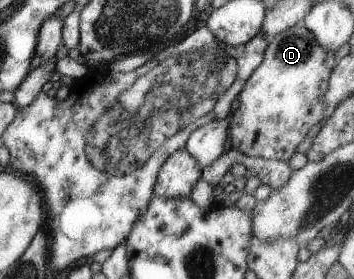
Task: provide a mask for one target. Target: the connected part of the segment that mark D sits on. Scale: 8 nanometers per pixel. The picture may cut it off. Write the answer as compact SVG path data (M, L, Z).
M295 24L275 34L268 40L260 64L252 71L238 93L238 108L230 114L230 125L227 128L228 146L247 157L287 162L295 153L296 146L304 140L310 127L327 116L329 110L325 109L323 94L327 89L330 71L336 63L334 52L326 52L303 24Z

